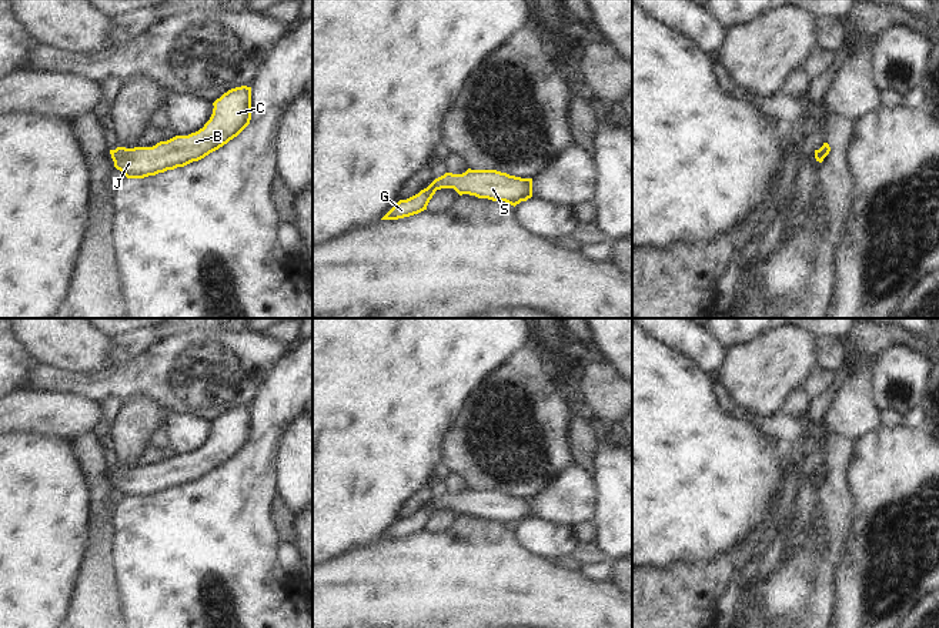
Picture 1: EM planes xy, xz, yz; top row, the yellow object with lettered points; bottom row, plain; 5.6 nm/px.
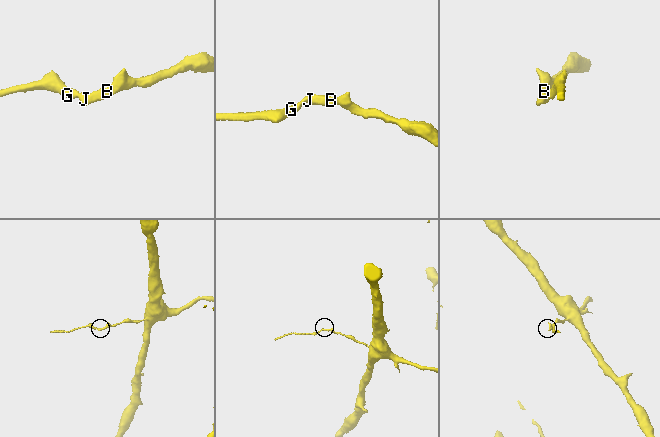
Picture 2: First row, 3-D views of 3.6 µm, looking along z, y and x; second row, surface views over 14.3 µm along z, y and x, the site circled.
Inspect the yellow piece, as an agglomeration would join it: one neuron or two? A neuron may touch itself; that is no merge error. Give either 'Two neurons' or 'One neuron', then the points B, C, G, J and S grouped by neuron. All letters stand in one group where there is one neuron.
One neuron. Groups: B C G J S

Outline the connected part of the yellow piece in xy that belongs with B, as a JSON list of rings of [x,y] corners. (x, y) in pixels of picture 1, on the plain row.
[[[251,407],[228,410],[213,422],[210,440],[196,452],[153,467],[110,470],[114,487],[127,498],[144,498],[198,481],[237,457],[251,440]]]

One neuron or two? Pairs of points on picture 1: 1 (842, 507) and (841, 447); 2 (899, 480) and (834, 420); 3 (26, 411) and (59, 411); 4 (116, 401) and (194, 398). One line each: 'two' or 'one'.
1: one
2: two
3: one
4: two

